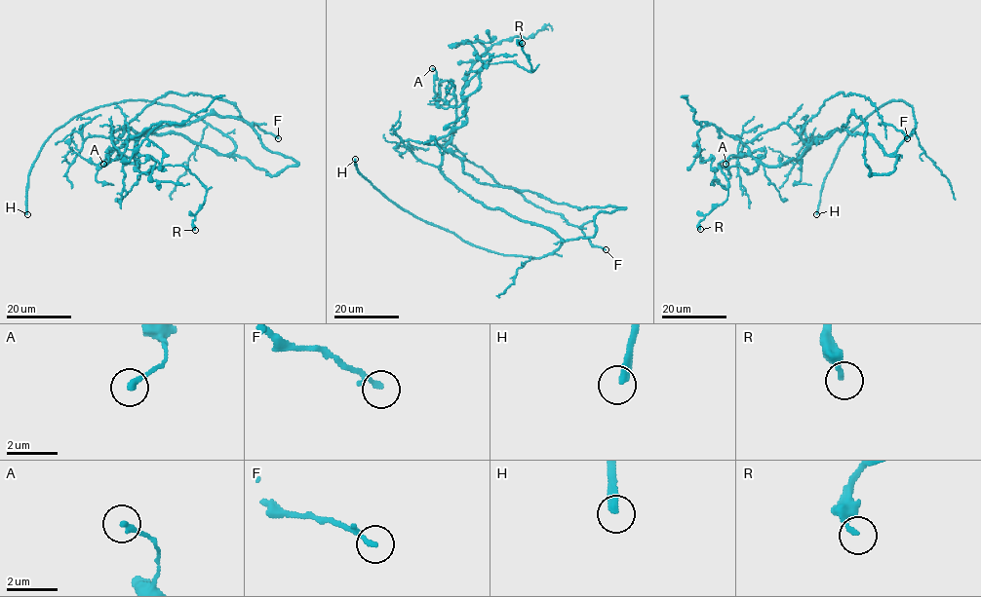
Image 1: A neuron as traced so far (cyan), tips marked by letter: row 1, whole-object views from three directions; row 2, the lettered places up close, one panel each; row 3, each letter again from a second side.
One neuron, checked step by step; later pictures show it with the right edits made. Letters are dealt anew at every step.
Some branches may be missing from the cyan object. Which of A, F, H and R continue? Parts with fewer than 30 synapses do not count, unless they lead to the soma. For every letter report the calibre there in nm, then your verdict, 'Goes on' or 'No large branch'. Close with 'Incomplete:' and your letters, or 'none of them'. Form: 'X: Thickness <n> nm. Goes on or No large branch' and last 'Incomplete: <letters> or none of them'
A: Thickness 200 nm. No large branch
F: Thickness 130 nm. No large branch
H: Thickness 280 nm. Goes on
R: Thickness 180 nm. No large branch
Incomplete: H

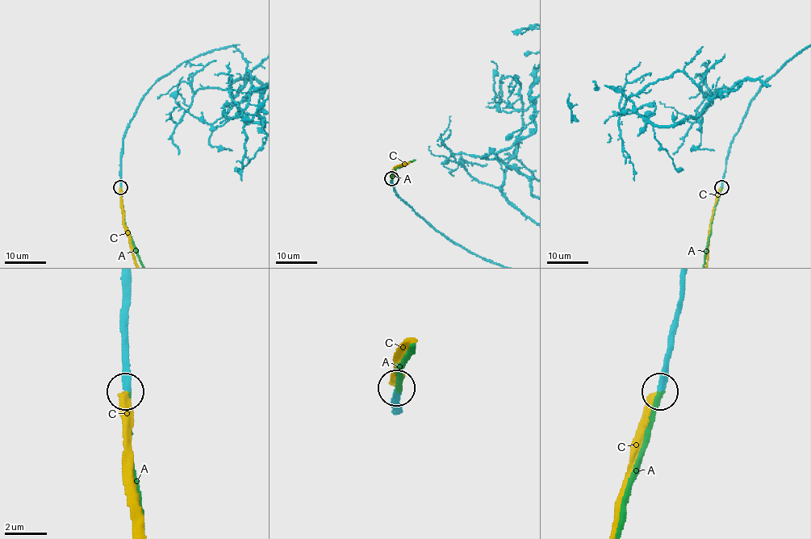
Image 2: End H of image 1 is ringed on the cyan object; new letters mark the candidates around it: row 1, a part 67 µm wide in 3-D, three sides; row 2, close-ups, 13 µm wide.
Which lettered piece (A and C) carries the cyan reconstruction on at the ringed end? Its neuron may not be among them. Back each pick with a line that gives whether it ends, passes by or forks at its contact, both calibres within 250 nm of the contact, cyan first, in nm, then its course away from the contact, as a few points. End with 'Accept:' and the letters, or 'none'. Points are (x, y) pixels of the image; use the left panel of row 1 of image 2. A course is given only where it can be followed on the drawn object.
A: it ends there; 320 nm thick on the cyan side, 280 nm on the other
Accept: A

